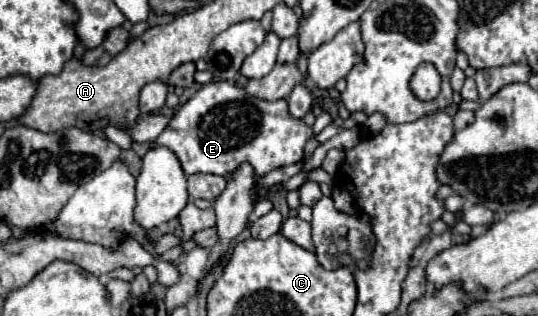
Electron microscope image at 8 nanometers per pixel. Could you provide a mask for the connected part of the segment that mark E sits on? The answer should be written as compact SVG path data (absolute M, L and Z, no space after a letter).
M210 82L176 112L154 144L170 148L178 156L186 176L198 172L226 176L242 162L250 162L256 174L264 176L270 170L300 162L304 146L312 136L310 126L288 114L286 100L264 102L252 98L236 84Z

